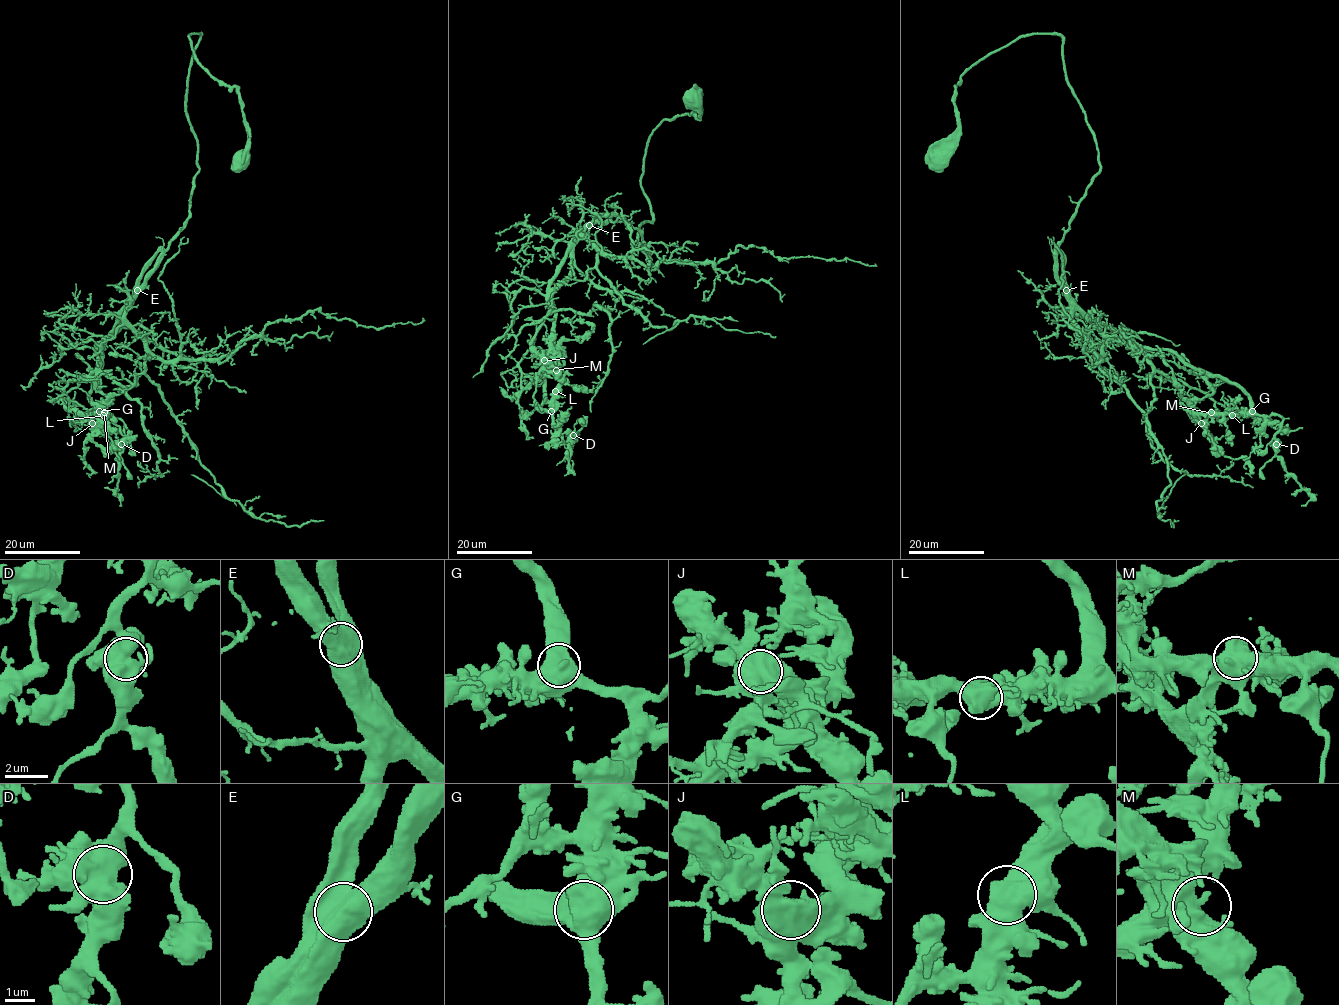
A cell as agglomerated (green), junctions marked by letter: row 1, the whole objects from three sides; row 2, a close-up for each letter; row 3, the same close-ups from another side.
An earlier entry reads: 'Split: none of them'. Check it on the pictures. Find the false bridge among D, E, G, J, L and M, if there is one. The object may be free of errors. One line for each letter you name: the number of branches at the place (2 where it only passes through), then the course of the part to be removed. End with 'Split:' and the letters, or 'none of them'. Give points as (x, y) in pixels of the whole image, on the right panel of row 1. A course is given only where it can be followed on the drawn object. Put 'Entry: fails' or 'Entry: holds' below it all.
Split: none of them
Entry: holds

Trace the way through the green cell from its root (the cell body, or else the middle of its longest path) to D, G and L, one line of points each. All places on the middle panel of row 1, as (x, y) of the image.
D: (693, 97), (700, 116), (647, 142), (651, 259), (601, 216), (552, 294), (541, 407), (573, 435)
G: (693, 97), (700, 116), (647, 142), (651, 259), (618, 216), (574, 244), (551, 411)
L: (693, 97), (700, 116), (647, 142), (651, 259), (601, 216), (548, 298), (519, 368), (555, 391)

